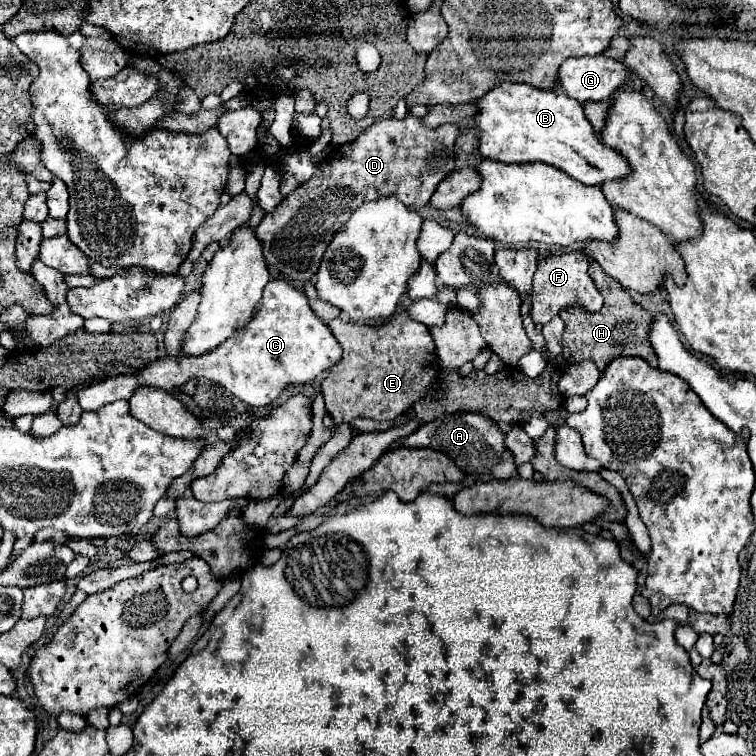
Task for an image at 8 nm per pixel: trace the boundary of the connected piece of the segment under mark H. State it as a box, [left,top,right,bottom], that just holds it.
[560,275,656,371]

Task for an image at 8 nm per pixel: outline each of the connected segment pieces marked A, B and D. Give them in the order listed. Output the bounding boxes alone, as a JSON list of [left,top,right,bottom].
[[398,413,516,481],[474,81,630,185],[256,105,458,281]]

